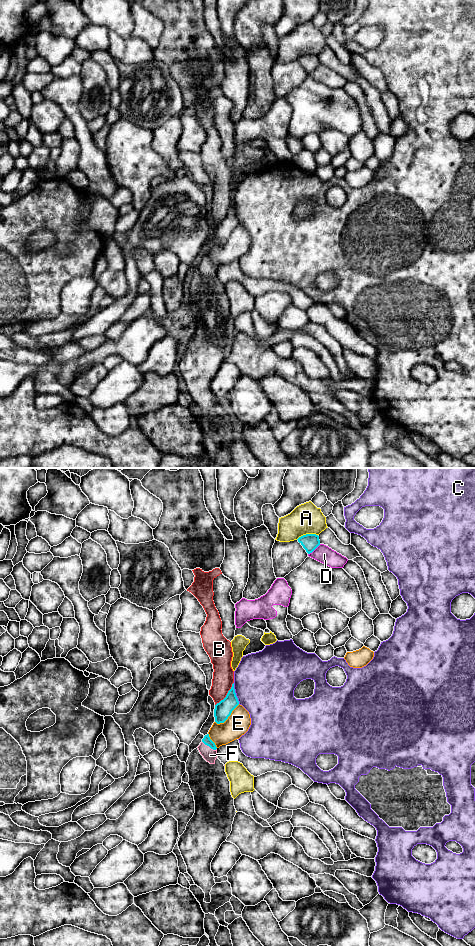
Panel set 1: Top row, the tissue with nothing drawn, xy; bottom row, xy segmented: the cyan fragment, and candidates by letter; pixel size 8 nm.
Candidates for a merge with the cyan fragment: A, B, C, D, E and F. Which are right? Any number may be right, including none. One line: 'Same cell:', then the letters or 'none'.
Same cell: F

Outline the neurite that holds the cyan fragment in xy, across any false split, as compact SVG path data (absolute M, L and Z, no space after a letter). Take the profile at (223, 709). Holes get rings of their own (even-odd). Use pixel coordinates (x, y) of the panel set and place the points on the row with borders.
M234 683L228 691L226 697L215 705L214 717L217 724L224 723L231 715L232 711L239 705L235 693Z

